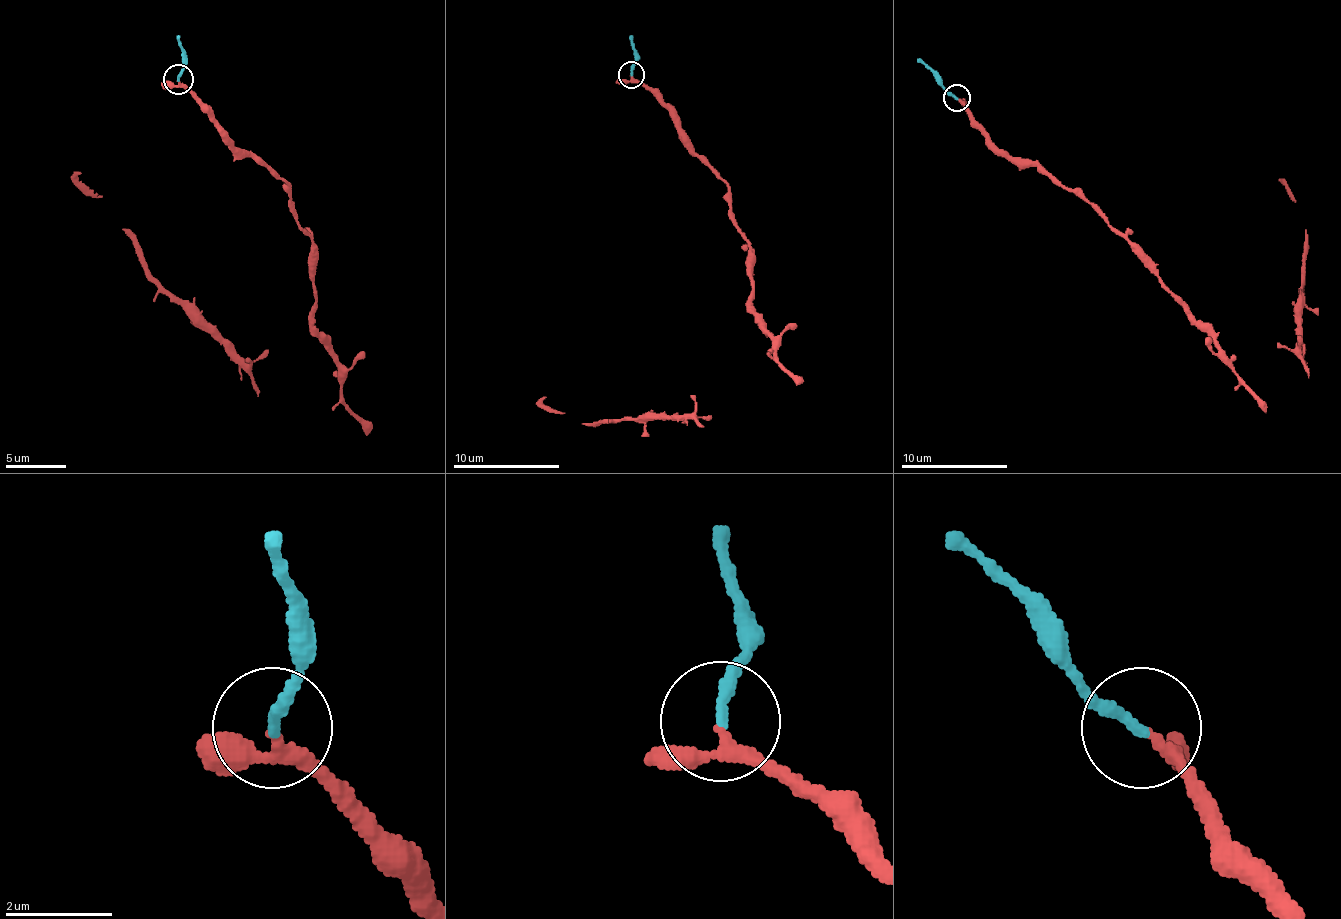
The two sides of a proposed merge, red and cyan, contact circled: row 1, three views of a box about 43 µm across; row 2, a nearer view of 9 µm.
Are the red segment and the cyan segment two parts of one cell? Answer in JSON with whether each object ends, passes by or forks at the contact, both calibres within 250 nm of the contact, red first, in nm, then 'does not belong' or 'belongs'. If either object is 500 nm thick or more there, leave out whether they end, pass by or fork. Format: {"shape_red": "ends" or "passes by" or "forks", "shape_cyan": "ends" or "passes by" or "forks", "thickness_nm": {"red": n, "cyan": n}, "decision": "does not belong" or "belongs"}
{"shape_red": "passes by", "shape_cyan": "ends", "thickness_nm": {"red": 200, "cyan": 240}, "decision": "belongs"}

